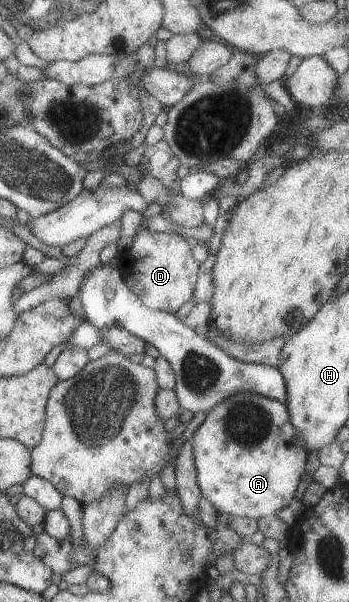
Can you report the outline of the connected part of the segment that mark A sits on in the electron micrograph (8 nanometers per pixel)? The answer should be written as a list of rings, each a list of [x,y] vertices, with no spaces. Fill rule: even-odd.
[[[238,391],[207,412],[204,423],[192,437],[194,466],[201,495],[212,504],[218,514],[239,516],[252,520],[274,517],[288,507],[304,475],[307,453],[295,441],[295,430],[289,421],[287,406],[252,391]]]

